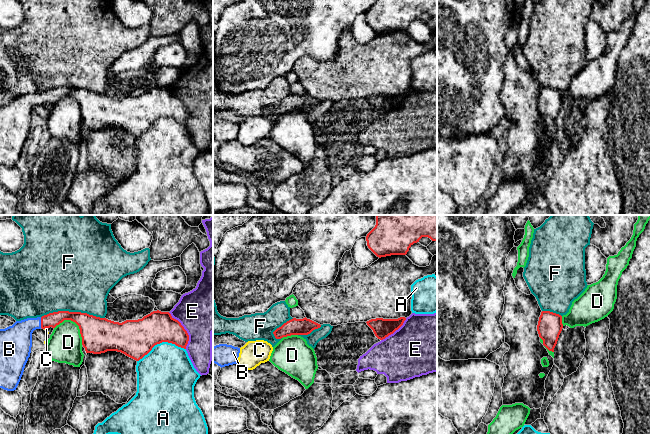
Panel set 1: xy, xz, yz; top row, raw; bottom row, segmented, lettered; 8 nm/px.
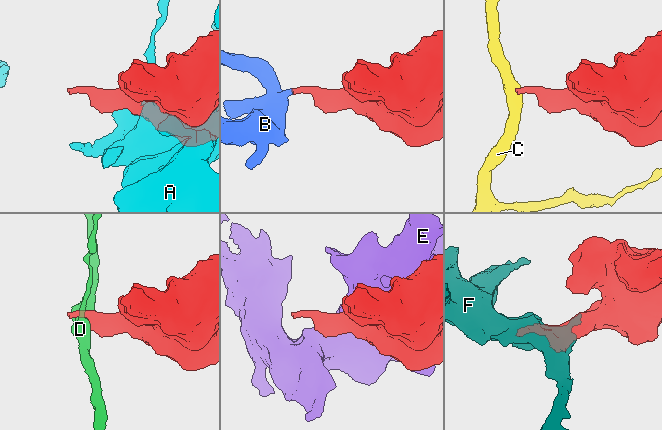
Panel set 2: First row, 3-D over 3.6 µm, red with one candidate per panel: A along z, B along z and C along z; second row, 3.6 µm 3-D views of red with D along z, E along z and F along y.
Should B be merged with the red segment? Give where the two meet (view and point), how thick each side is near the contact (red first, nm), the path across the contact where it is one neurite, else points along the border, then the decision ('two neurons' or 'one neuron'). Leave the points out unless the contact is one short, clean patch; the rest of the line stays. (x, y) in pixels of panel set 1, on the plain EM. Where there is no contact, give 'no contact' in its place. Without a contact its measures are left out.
contact xy (41, 98); calibres 110 and 260 nm; way xy (53, 95), (41, 98), (33, 99), (16, 116); one neuron

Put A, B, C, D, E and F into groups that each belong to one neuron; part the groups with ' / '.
A / B / C / D / E / F

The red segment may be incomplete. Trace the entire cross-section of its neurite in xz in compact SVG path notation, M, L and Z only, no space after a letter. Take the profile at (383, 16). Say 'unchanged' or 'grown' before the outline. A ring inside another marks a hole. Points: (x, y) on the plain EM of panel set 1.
unchanged | M376 0L367 10L368 24L379 34L391 31L406 31L409 24L422 13L437 17L437 0Z

